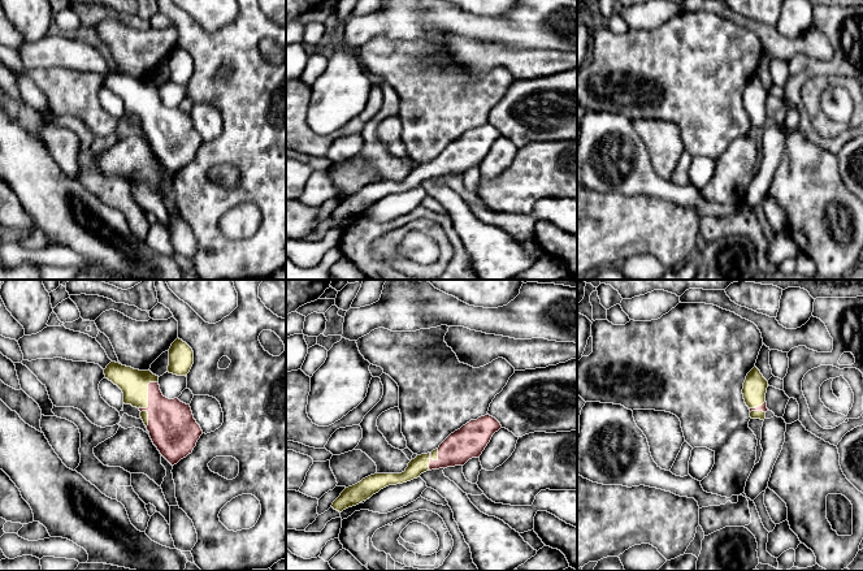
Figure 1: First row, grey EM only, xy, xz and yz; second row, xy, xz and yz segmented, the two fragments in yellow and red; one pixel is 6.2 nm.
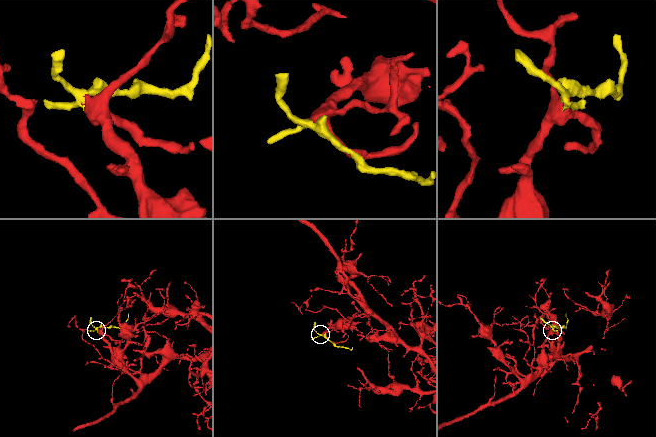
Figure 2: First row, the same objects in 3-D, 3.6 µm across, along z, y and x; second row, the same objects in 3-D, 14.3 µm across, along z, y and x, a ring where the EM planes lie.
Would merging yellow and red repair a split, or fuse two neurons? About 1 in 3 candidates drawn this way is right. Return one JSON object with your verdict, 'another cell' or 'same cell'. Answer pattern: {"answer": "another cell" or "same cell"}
{"answer": "same cell"}

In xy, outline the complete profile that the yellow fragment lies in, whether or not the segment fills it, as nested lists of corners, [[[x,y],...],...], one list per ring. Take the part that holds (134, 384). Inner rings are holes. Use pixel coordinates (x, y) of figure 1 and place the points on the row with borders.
[[[110,362],[105,378],[123,393],[123,403],[140,411],[140,418],[160,454],[172,464],[192,453],[203,434],[190,405],[162,395],[159,376]]]

